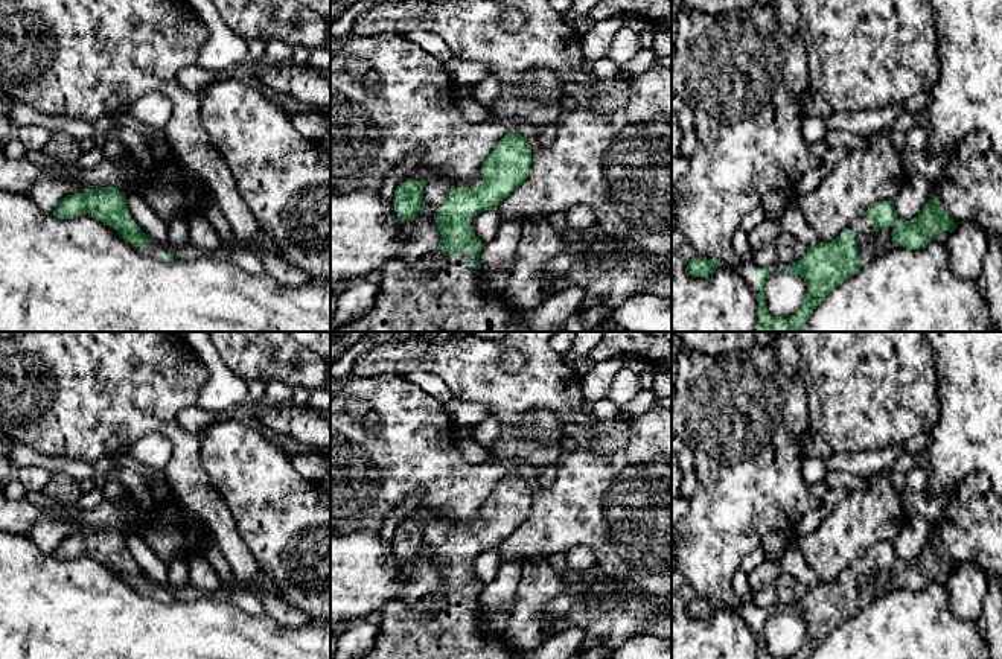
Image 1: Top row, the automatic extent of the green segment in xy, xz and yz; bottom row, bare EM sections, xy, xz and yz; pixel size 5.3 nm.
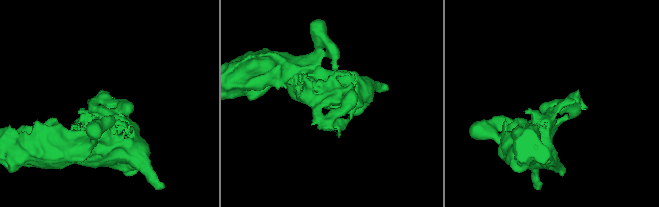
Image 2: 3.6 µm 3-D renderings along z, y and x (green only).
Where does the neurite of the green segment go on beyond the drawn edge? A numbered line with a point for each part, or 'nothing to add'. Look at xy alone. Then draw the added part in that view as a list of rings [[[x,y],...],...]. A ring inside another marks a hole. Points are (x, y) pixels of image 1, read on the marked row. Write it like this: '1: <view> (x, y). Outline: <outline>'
1: xy (156, 250). Outline: [[[151,242],[145,247],[134,247],[139,253],[151,256],[154,259],[168,256],[169,250],[163,244]]]

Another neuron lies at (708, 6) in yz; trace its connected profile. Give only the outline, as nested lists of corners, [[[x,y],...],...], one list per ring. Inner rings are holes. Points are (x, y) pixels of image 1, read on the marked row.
[[[681,0],[682,8],[702,11],[710,15],[726,14],[732,9],[748,9],[755,0]]]

